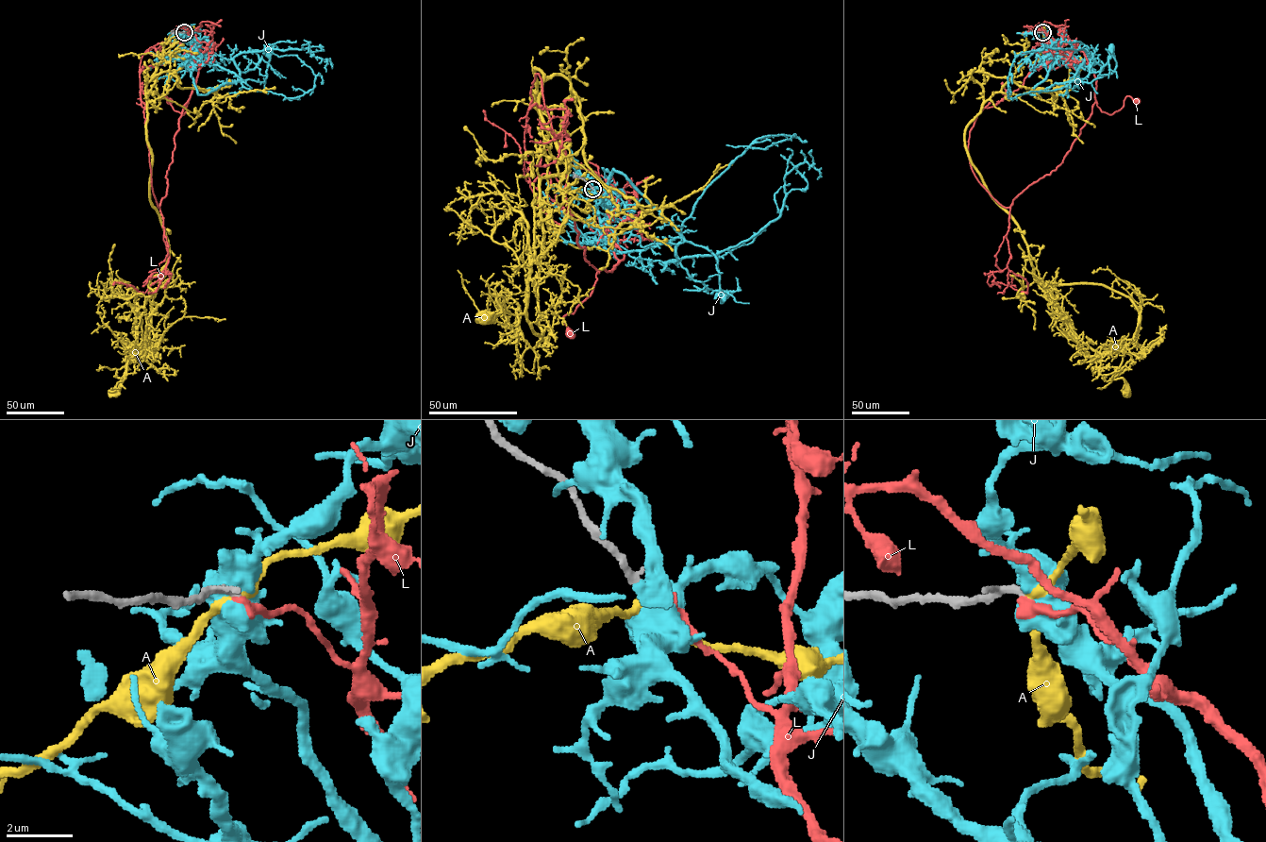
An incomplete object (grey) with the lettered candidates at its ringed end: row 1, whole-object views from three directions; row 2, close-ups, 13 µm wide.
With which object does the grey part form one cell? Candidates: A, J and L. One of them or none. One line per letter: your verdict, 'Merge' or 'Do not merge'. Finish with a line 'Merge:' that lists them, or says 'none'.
A: Do not merge
J: Do not merge
L: Merge
Merge: L

